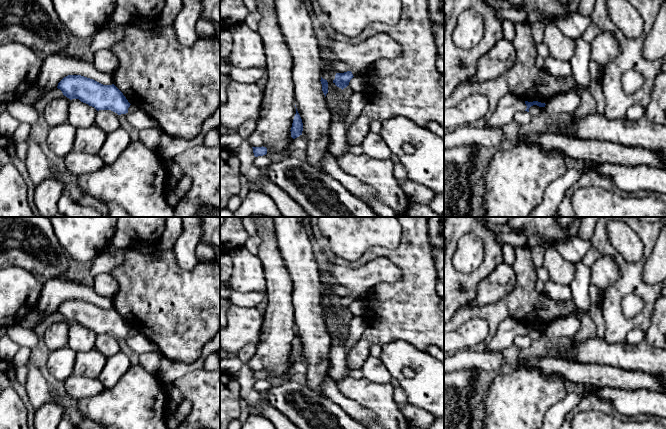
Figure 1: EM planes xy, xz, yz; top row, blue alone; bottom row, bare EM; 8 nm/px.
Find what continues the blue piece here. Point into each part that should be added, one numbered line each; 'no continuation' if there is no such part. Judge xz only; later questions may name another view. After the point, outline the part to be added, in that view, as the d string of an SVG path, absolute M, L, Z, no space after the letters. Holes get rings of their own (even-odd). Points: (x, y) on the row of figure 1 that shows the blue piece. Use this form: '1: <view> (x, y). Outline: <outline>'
1: xz (357, 56). Outline: M386 32L377 33L364 41L360 41L359 43L346 43L328 38L326 38L325 41L331 56L336 60L346 63L353 76L361 69L367 68L377 60L395 59L402 52L401 46Z

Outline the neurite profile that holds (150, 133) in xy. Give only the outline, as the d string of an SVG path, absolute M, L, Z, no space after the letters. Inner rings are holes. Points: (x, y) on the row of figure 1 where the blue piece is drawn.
M138 110L126 113L128 122L139 130L139 140L153 152L158 151L160 139L164 133L153 117Z

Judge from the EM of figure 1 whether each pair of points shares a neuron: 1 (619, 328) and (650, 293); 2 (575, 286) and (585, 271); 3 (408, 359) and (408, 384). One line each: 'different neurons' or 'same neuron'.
1: same neuron
2: same neuron
3: same neuron

